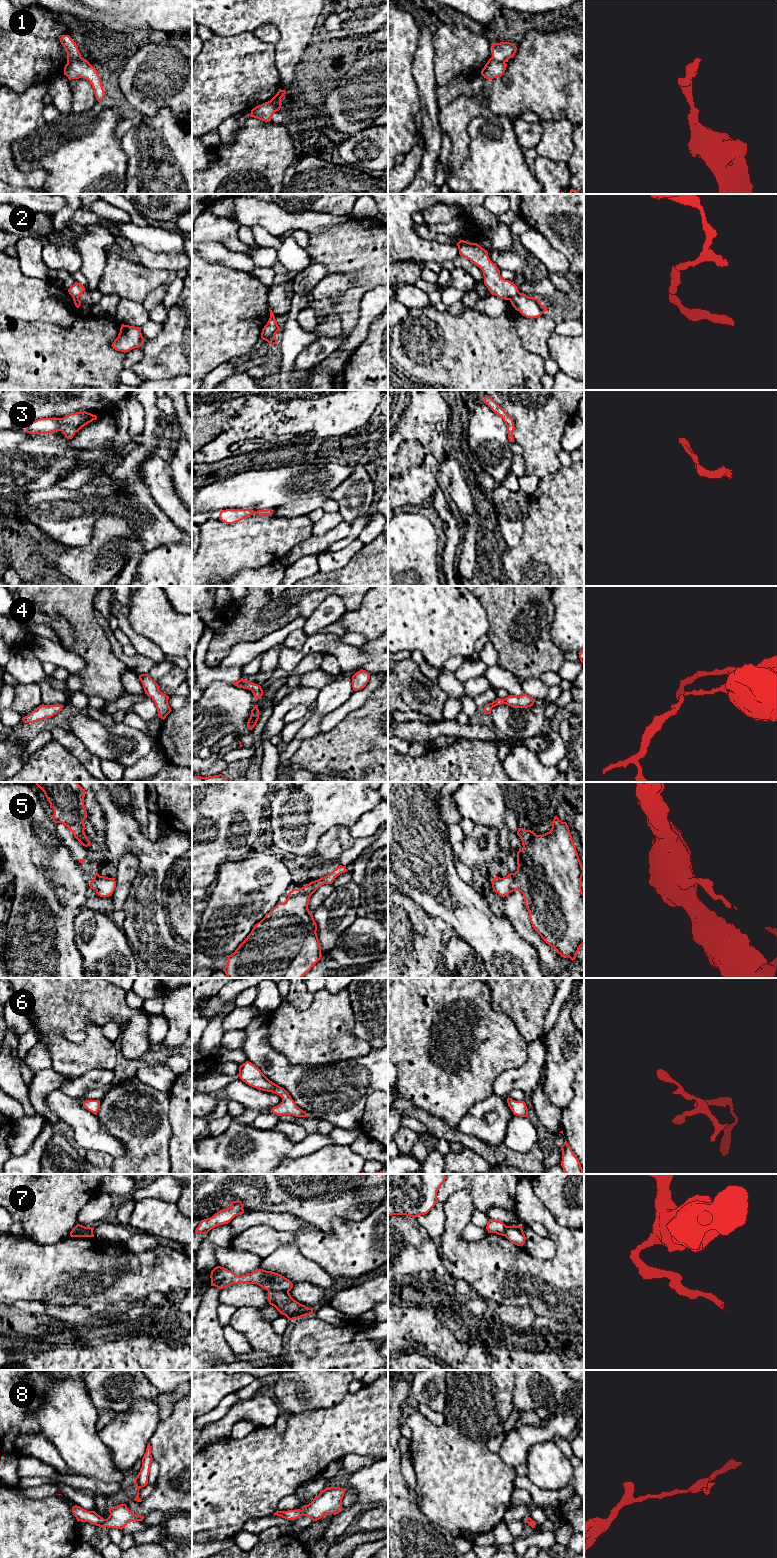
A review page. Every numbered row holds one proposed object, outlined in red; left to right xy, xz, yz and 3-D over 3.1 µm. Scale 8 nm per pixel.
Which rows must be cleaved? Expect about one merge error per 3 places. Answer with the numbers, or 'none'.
1, 7

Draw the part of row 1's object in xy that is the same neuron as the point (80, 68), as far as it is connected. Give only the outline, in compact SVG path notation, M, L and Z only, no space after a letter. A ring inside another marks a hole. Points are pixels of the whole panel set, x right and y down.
M79 58L68 62L64 67L64 75L71 79L83 78L88 80L93 89L96 100L101 102L105 96L100 76L95 69L86 59Z

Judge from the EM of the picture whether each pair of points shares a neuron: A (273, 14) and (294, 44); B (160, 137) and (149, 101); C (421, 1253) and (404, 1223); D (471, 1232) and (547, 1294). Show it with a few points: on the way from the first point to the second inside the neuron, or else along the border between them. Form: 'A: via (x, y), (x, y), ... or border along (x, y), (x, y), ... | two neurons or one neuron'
A: via (280, 21), (294, 37) | one neuron
B: border along (165, 106), (152, 116), (147, 117) | two neurons
C: via (415, 1246), (404, 1235), (404, 1230) | one neuron
D: border along (488, 1233), (470, 1241), (460, 1235) | two neurons

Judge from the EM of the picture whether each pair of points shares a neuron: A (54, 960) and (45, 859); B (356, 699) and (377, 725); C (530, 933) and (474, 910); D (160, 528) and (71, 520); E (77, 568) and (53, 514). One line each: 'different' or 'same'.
A: same
B: different
C: different
D: same
E: different

